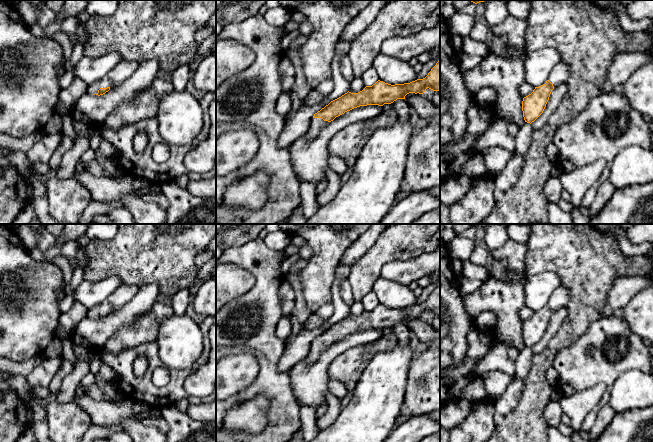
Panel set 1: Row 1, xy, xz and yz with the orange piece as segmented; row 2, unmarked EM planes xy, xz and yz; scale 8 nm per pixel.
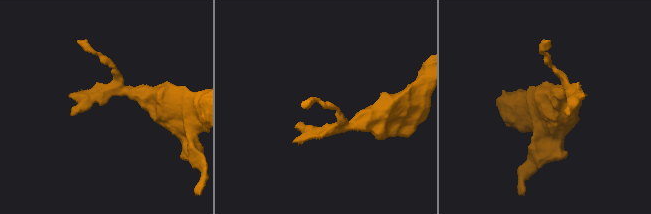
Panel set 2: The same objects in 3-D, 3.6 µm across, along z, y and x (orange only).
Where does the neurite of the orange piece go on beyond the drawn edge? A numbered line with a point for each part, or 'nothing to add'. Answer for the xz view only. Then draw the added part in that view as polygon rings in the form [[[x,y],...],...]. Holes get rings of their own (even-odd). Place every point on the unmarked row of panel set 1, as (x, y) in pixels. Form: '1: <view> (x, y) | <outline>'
1: xz (316, 349) | [[[312,342],[309,354],[307,356],[307,362],[308,363],[315,362],[322,354],[322,352],[325,351],[327,348],[329,348],[329,346],[324,345],[321,342]]]

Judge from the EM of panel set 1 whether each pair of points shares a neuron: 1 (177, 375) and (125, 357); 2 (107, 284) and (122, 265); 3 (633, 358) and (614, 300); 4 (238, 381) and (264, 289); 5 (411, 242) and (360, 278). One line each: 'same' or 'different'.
1: same
2: different
3: different
4: different
5: same

